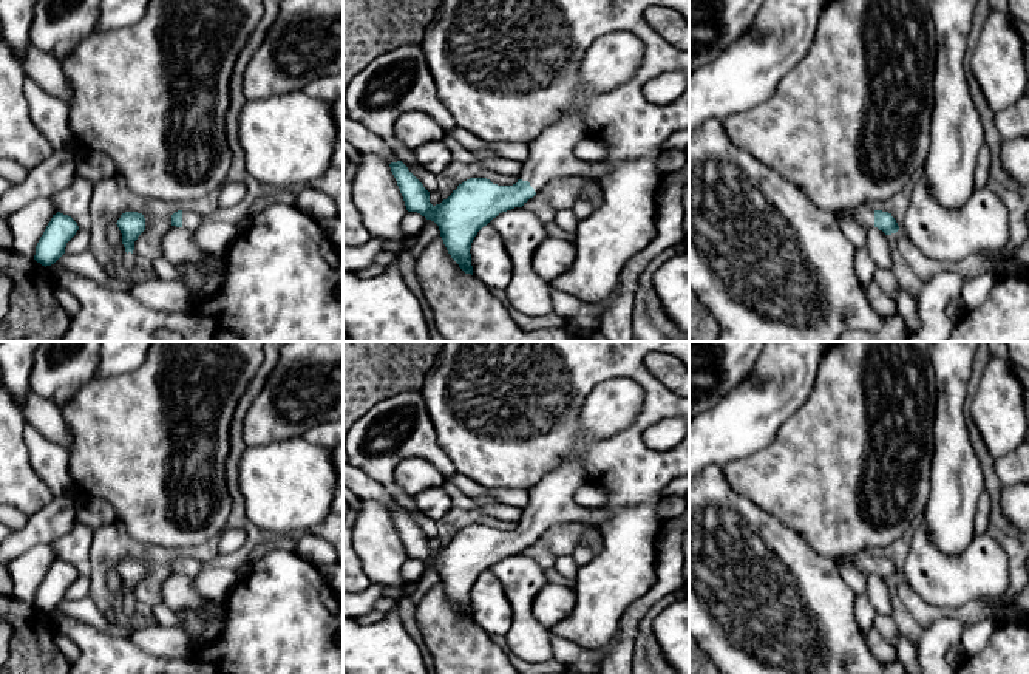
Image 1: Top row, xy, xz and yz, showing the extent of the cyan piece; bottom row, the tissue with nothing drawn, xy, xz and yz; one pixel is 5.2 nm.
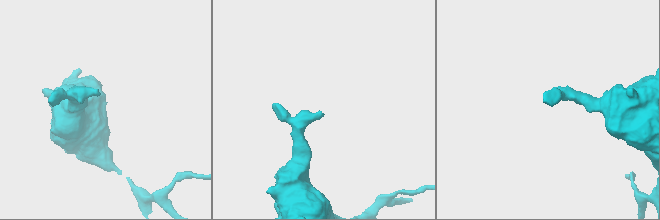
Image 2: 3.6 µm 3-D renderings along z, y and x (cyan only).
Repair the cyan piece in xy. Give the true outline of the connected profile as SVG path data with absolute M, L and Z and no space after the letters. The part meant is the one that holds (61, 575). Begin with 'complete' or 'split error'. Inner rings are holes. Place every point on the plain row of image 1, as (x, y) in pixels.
complete; M60 558L53 561L36 592L34 606L45 614L54 611L65 600L66 589L77 577L79 572L71 563Z

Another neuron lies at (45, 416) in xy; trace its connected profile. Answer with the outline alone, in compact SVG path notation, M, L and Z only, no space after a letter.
M34 391L26 394L23 416L43 437L70 450L71 434L65 424L60 408L53 402L37 396Z

